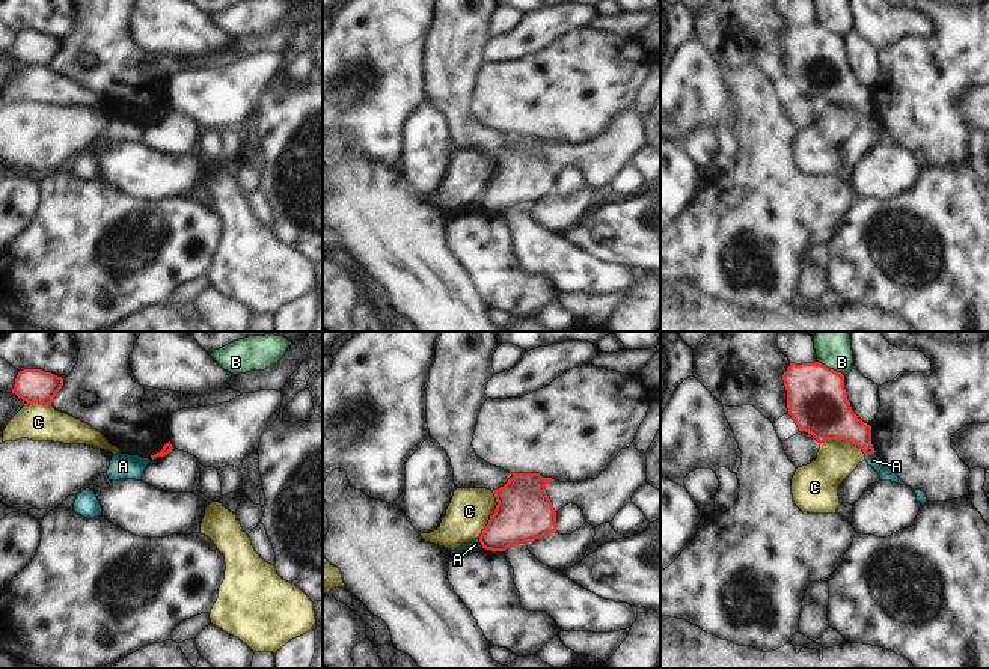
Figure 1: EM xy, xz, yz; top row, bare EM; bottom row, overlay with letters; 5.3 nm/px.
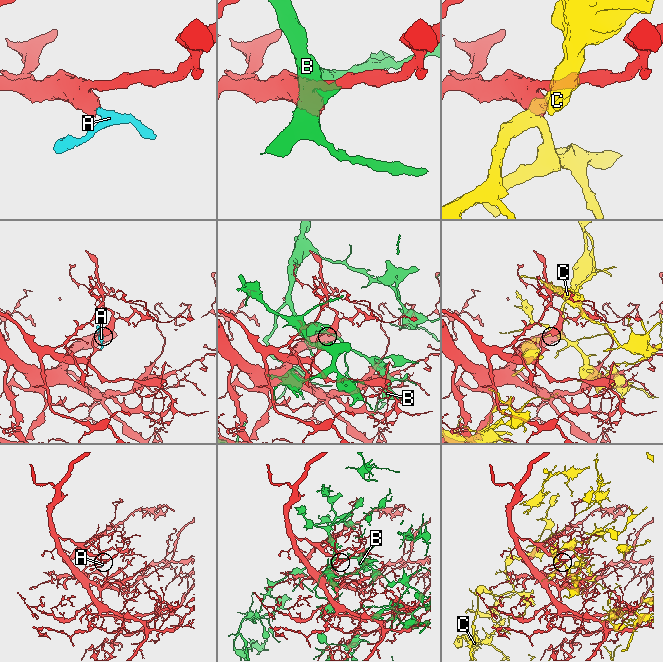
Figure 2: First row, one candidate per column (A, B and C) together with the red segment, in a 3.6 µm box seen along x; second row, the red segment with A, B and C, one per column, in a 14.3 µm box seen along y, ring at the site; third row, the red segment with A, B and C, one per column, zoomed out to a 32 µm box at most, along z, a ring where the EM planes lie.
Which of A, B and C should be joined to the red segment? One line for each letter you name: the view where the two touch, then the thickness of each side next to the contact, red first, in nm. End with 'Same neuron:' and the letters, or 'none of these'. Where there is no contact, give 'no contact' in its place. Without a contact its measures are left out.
Same neuron: none of these

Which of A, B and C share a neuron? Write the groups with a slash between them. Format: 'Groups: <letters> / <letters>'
Groups: A / B / C

